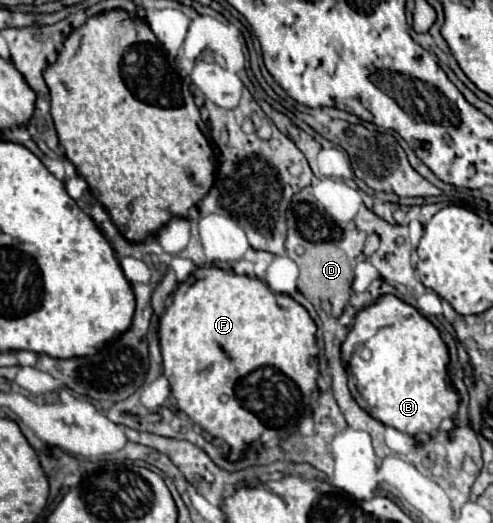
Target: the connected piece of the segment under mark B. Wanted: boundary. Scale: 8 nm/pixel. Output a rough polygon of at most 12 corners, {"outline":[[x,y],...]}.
{"outline":[[395,295],[357,313],[361,409],[411,437],[455,419],[435,325]]}

